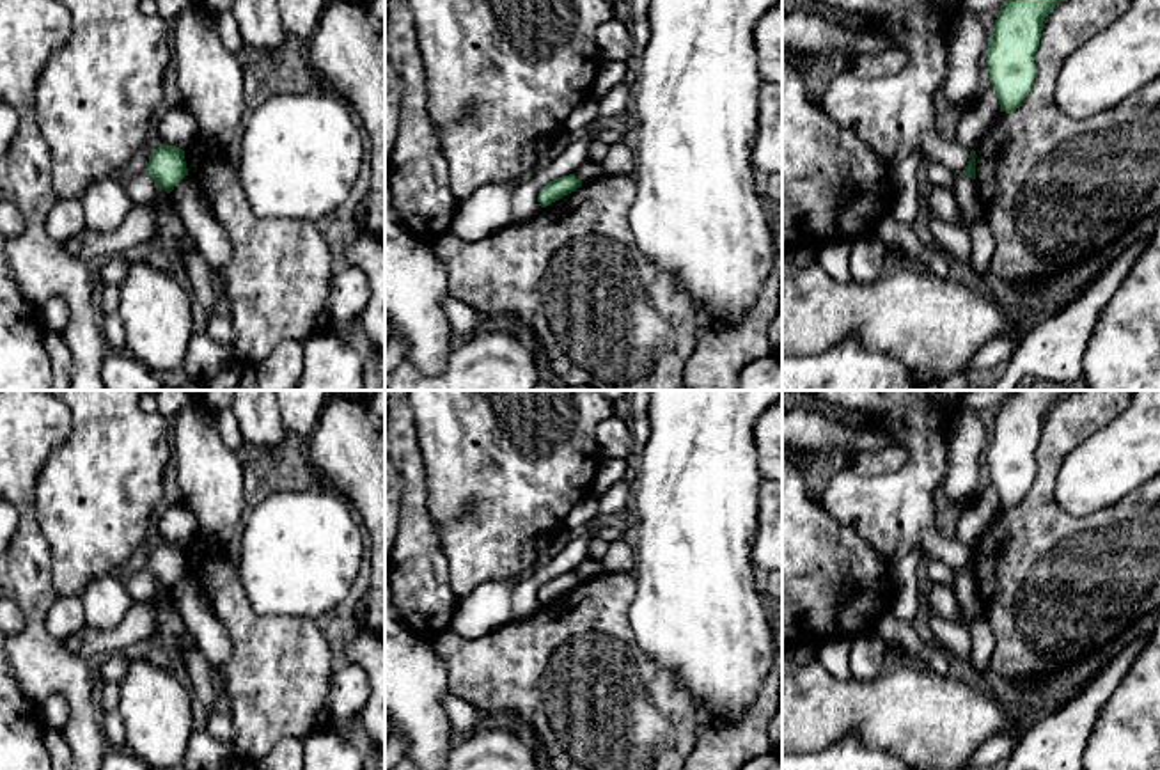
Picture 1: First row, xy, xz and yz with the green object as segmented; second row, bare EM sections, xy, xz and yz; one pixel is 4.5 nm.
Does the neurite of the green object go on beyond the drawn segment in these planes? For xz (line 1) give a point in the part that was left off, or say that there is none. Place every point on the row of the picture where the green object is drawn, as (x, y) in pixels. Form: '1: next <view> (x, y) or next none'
1: next none

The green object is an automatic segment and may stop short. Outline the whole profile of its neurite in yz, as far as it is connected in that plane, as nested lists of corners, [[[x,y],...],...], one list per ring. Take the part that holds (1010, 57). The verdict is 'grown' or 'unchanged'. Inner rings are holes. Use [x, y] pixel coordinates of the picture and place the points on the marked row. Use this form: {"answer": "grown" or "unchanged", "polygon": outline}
{"answer": "unchanged", "polygon": [[[1004,0],[984,53],[990,82],[997,90],[1000,112],[1011,112],[1022,105],[1032,90],[1036,78],[1036,51],[1045,18],[1061,0]]]}

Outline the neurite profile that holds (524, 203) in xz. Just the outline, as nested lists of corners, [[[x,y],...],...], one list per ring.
[[[598,133],[571,144],[555,160],[539,165],[527,181],[518,185],[511,197],[513,224],[530,220],[541,209],[537,202],[539,190],[562,176],[575,174],[587,161],[587,147],[598,138]]]

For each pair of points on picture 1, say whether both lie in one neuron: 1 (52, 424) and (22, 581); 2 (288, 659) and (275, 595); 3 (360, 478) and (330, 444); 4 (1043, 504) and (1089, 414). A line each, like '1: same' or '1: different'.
1: same
2: different
3: same
4: same

